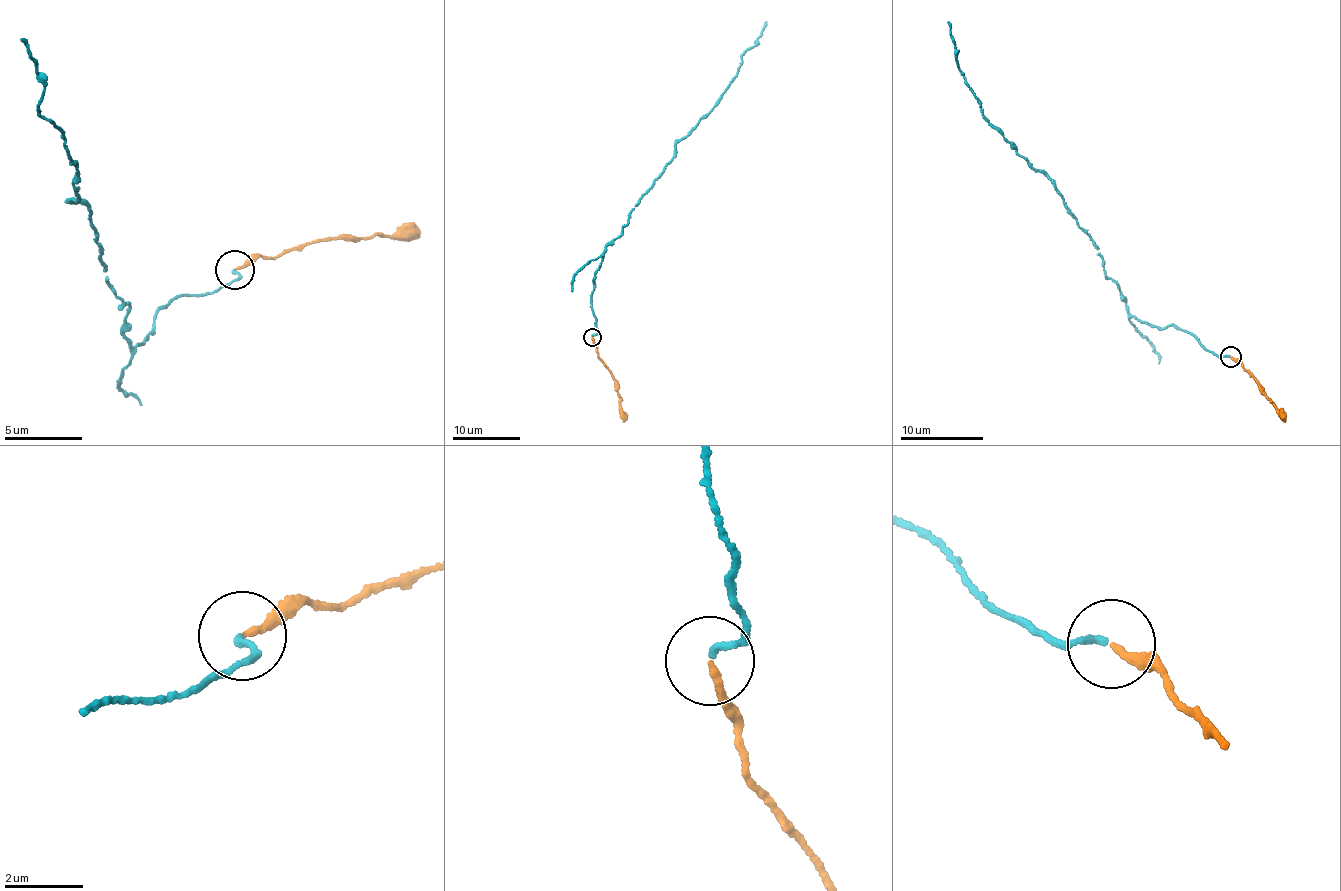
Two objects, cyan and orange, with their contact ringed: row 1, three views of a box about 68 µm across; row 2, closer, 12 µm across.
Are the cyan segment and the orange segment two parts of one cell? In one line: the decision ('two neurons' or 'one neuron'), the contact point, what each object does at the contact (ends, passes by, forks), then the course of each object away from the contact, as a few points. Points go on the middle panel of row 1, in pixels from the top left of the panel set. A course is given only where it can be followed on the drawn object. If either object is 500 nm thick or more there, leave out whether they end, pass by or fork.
one neuron; place (592, 337); cyan ends; orange ends; course cyan (592, 336), (597, 332), (591, 300), (594, 273), (609, 244), (672, 161), (677, 143), (734, 79), (767, 21); course orange (592, 338), (598, 359), (610, 372), (616, 385), (623, 422)

